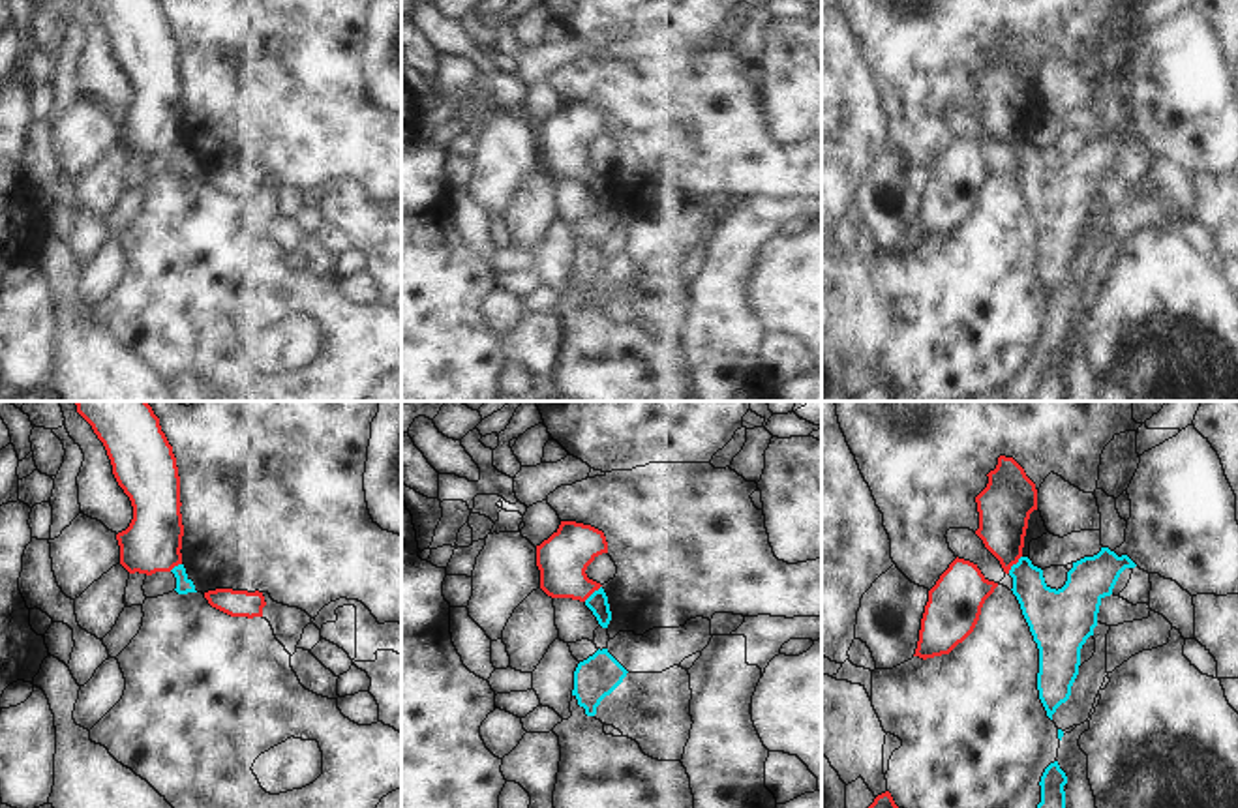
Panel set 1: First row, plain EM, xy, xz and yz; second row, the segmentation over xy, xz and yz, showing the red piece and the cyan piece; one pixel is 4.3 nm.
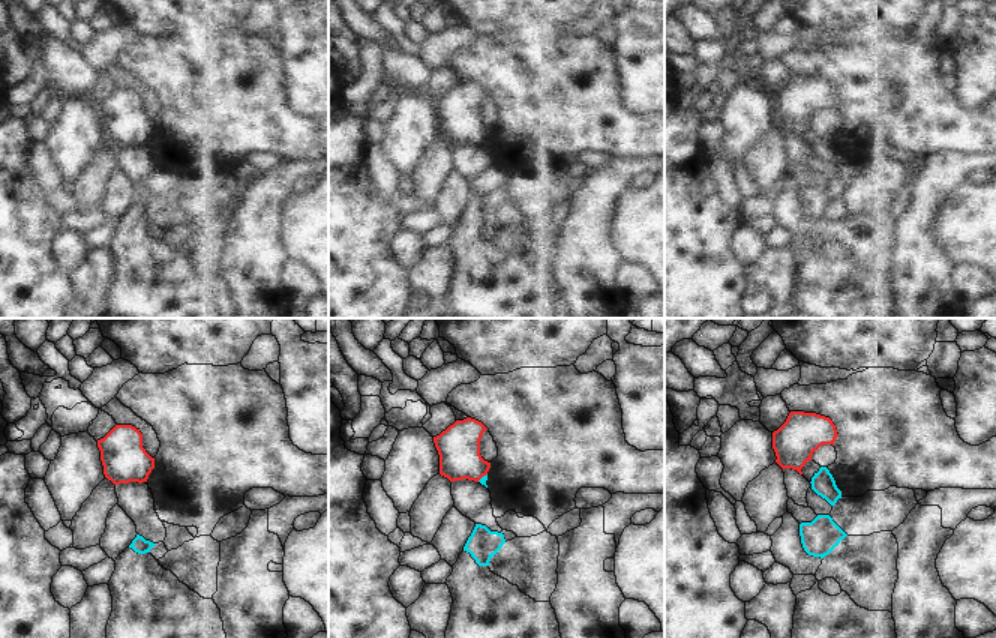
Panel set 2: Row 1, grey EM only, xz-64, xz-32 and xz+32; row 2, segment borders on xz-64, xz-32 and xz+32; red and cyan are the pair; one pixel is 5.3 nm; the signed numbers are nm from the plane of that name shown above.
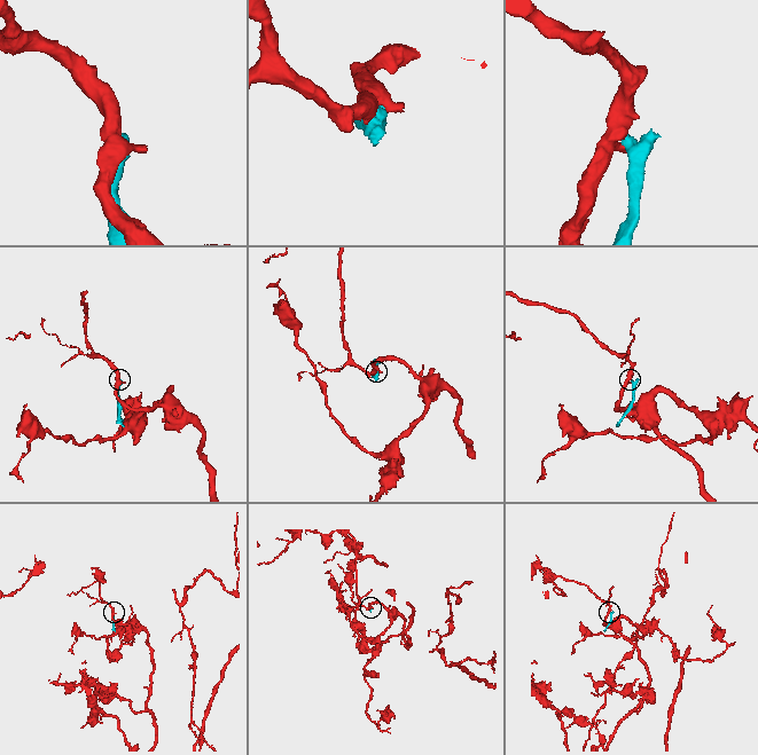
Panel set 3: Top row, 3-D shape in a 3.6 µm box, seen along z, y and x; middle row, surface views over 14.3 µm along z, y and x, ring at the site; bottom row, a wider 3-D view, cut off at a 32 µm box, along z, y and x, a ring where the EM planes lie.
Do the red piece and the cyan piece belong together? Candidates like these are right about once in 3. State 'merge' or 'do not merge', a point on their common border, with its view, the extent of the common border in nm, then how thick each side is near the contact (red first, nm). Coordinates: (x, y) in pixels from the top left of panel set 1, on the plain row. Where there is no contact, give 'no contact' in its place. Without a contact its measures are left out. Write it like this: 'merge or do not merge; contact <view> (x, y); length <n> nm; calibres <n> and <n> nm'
do not merge; contact yz (1013, 143); length 100 nm; calibres 220 and 190 nm

